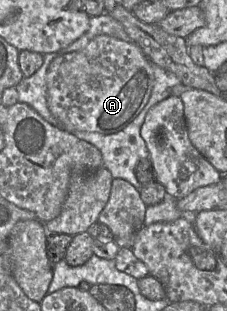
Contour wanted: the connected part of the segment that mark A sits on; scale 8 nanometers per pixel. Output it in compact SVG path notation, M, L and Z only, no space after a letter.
M98 35L82 50L55 58L49 65L46 85L48 109L63 125L63 130L69 133L87 131L109 135L131 124L145 107L154 86L154 70L137 44L108 35Z

